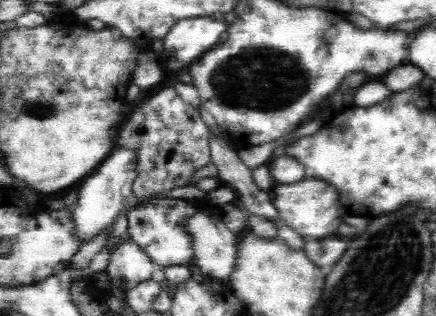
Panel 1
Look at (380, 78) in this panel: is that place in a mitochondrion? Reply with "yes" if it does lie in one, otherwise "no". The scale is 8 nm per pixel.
no

